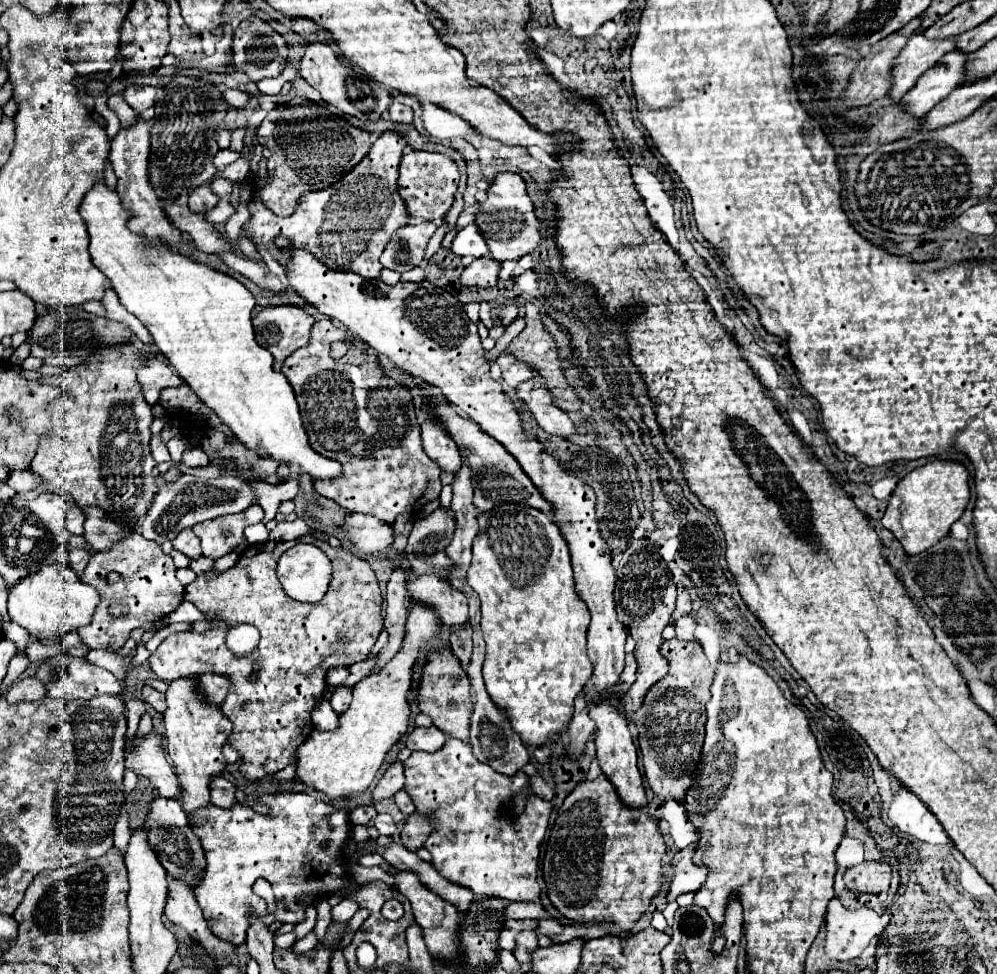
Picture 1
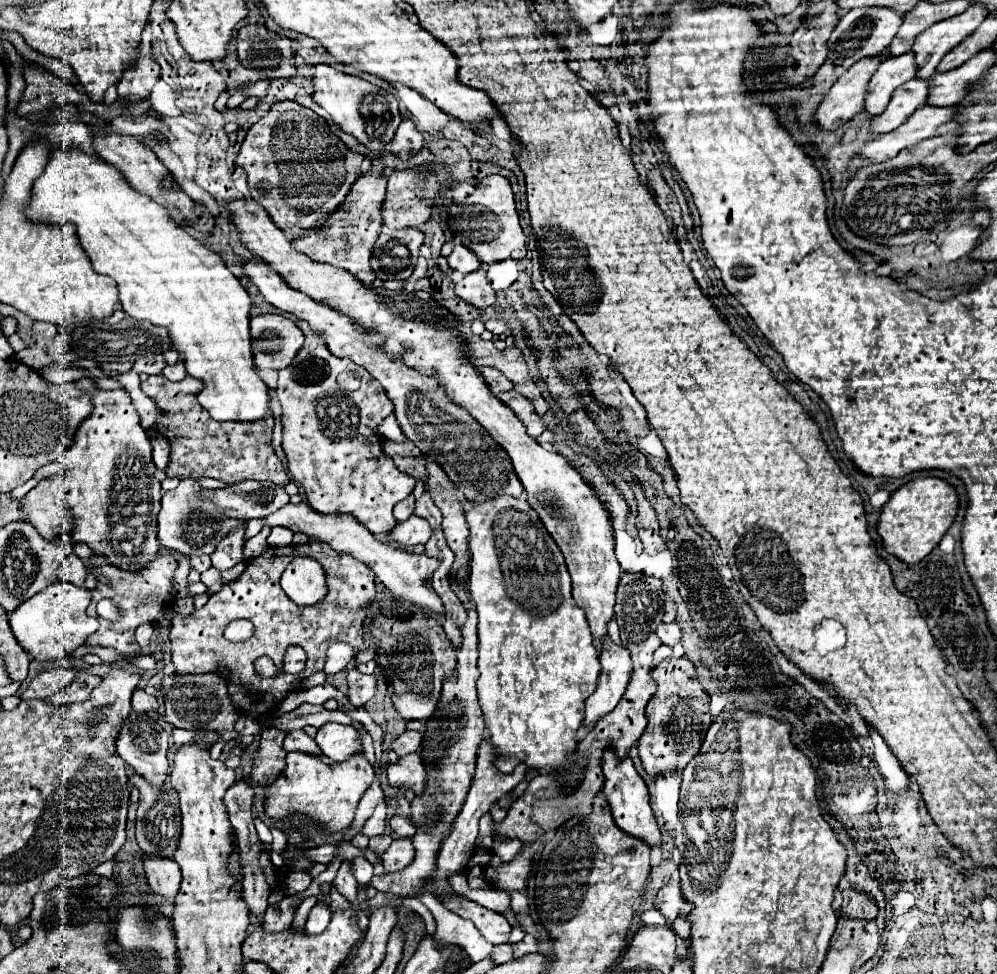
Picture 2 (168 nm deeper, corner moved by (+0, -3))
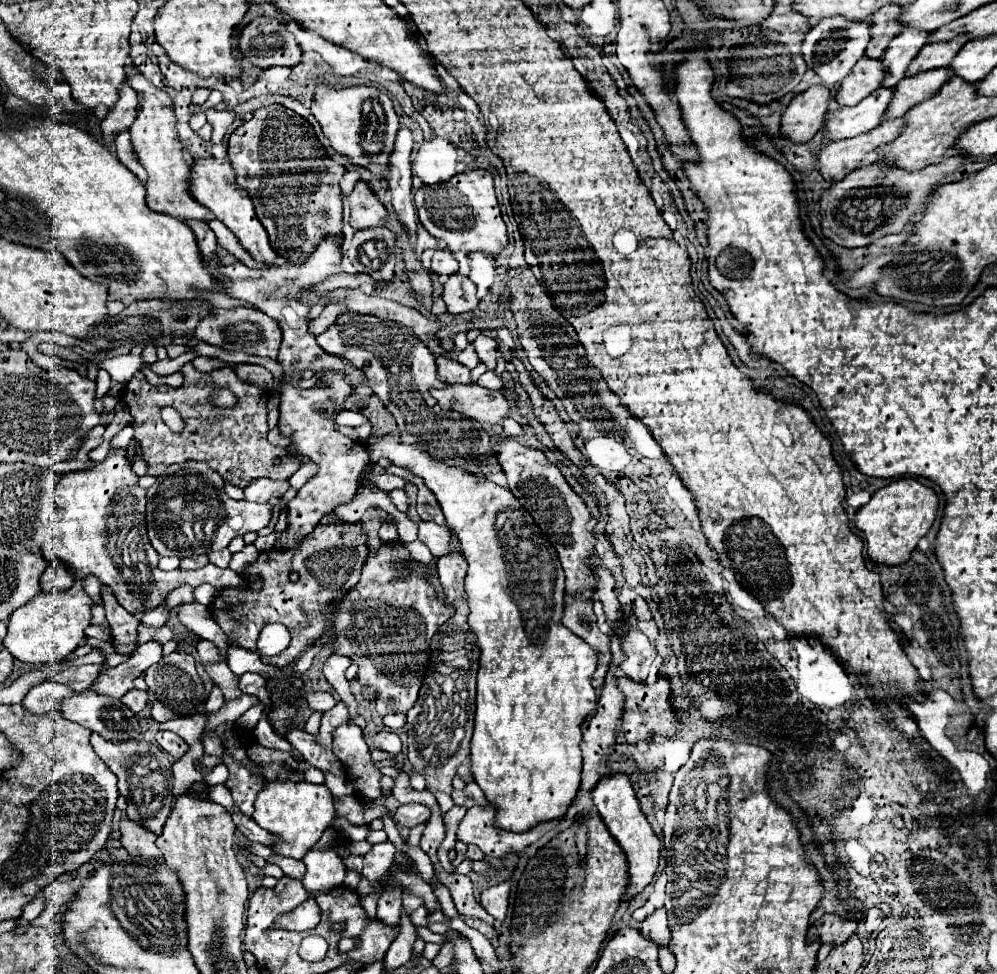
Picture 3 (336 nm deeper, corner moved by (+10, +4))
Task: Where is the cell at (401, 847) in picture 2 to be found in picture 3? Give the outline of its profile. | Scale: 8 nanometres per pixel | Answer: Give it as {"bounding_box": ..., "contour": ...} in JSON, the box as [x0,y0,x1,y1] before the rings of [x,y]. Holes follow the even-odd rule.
{"bounding_box":[363,840,395,882],"contour":[[[387,840],[381,844],[375,844],[365,856],[363,856],[363,876],[371,882],[379,880],[389,872],[389,868],[395,864],[395,846]]]}

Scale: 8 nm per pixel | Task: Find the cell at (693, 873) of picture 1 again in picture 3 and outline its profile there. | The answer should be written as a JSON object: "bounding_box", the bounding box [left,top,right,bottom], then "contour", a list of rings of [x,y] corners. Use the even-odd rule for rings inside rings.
{"bounding_box":[641,908,671,946],"contour":[[[665,908],[655,910],[655,914],[651,914],[649,918],[643,920],[641,934],[649,936],[657,946],[667,946],[671,932],[669,932],[669,918],[667,918]]]}

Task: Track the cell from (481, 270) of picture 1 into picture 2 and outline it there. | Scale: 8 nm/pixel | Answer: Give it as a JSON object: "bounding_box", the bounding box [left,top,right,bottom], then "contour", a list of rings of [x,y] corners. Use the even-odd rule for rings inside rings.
{"bounding_box":[455,269,495,307],"contour":[[[483,269],[467,273],[459,283],[455,283],[455,293],[475,305],[475,307],[489,307],[495,303],[495,291],[487,279],[487,273]]]}

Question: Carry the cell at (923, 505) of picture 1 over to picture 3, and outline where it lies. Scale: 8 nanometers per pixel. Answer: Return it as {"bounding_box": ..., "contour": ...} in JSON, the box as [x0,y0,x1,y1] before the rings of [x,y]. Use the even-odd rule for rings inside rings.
{"bounding_box":[855,478,937,566],"contour":[[[913,478],[893,480],[889,486],[877,490],[871,500],[857,510],[855,526],[865,534],[867,556],[875,564],[897,566],[909,560],[917,542],[933,526],[937,514],[937,494]]]}

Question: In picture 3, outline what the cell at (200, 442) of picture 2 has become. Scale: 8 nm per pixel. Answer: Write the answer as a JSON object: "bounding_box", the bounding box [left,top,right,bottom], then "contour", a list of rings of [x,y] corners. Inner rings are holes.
{"bounding_box":[123,364,301,488],"contour":[[[185,364],[181,372],[185,374],[185,382],[181,388],[155,388],[149,386],[147,380],[133,378],[131,382],[127,382],[123,392],[123,402],[133,416],[131,426],[135,430],[135,440],[139,442],[143,460],[149,466],[149,476],[161,476],[161,472],[165,472],[171,464],[185,462],[189,458],[207,462],[215,472],[221,474],[225,482],[237,488],[247,488],[249,482],[257,478],[287,480],[299,470],[301,462],[289,448],[273,446],[267,440],[267,404],[263,404],[267,398],[265,390],[243,382],[231,368],[205,374],[193,368],[193,364]],[[213,388],[241,390],[241,404],[237,404],[237,408],[213,408],[213,404],[209,404],[209,392],[213,392]],[[165,406],[173,406],[187,422],[181,434],[171,432],[169,426],[163,424],[161,408]]]}

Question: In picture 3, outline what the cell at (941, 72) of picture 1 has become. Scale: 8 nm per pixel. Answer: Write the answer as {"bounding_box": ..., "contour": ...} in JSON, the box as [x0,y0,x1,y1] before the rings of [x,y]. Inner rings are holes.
{"bounding_box":[823,88,891,140],"contour":[[[879,88],[857,106],[839,106],[827,112],[823,120],[825,140],[845,140],[873,130],[877,124],[881,124],[891,96],[891,88]]]}

